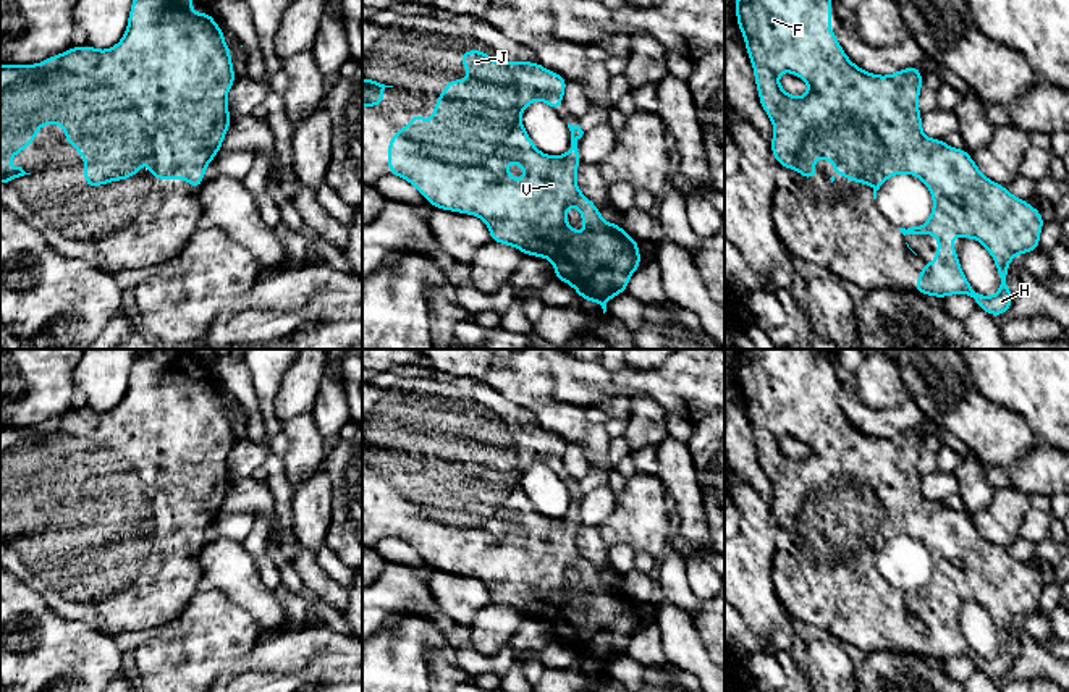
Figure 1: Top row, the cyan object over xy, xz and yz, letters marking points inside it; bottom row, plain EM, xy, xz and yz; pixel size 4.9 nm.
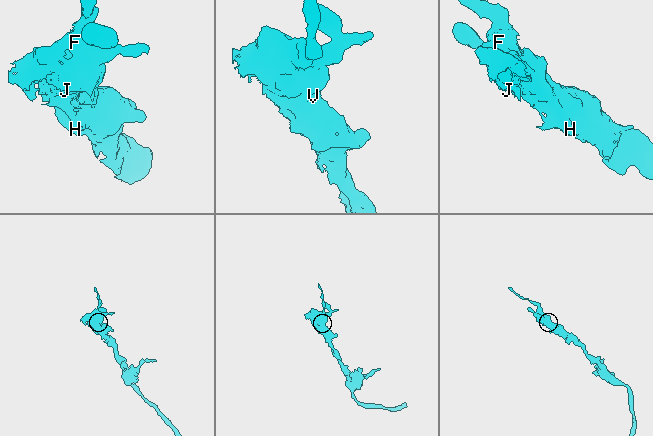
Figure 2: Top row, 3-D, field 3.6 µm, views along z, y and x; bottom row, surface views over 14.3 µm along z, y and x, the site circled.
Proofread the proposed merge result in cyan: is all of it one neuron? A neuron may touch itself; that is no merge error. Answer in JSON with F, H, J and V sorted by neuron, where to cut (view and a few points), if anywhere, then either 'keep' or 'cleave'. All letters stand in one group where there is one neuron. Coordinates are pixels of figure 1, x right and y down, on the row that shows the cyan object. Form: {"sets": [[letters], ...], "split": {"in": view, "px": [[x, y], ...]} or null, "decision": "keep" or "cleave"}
{"sets": [["F", "H", "J", "V"]], "split": null, "decision": "keep"}

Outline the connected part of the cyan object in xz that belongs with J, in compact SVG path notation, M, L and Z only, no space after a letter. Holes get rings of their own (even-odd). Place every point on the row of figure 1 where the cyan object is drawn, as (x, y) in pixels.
M484 50L459 52L459 61L466 66L463 74L471 73L471 81L448 79L446 89L438 94L433 103L433 123L430 124L420 113L414 113L408 126L401 126L398 134L388 141L388 175L409 181L422 197L440 210L469 213L485 222L490 241L519 249L524 255L550 259L555 267L555 280L571 285L584 301L595 301L606 312L608 301L621 293L627 293L631 275L642 265L639 243L627 234L621 225L605 222L600 209L585 197L576 183L579 157L581 126L568 123L571 131L569 152L560 157L542 154L529 137L521 121L522 110L534 100L542 100L556 113L563 103L568 79L556 71L545 70L539 61L493 61ZM514 160L526 171L522 183L518 183L508 171L506 163ZM574 205L582 213L582 226L587 234L571 230L564 210Z

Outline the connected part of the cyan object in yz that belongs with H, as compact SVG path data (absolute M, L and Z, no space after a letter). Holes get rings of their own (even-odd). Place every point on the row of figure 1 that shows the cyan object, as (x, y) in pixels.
M736 0L736 21L754 66L758 100L775 126L770 141L775 160L810 181L822 173L810 162L828 158L834 163L831 183L836 175L844 175L851 183L872 186L873 199L889 176L909 173L920 178L933 197L932 215L923 225L899 231L904 236L936 234L938 249L933 264L922 262L920 278L912 291L940 299L967 294L991 317L1006 314L1014 301L1008 286L1008 265L1016 254L1040 249L1045 225L1042 212L1025 199L1014 197L1006 186L983 176L967 150L927 137L917 108L923 74L920 66L898 70L891 76L864 71L836 40L830 26L833 10L831 0ZM781 71L804 79L810 91L802 97L784 92L778 81ZM953 234L959 234L962 241L974 238L988 249L999 280L995 296L987 297L970 286L951 244Z

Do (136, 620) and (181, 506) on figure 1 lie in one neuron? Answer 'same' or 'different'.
same

